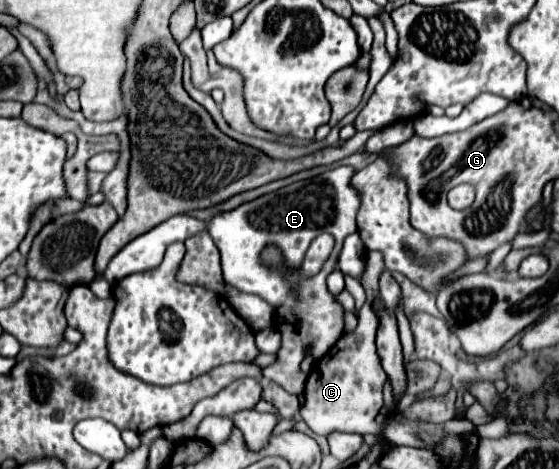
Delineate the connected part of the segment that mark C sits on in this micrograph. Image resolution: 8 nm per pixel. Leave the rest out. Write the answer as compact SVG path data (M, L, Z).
M367 253L365 255L365 275L361 275L361 285L369 295L365 305L357 311L357 327L337 339L337 343L347 343L347 351L351 351L353 359L347 359L347 351L337 351L333 348L325 357L317 359L313 363L313 369L308 374L301 403L301 419L309 425L309 429L317 435L327 436L331 431L345 431L345 433L373 433L379 429L375 423L375 417L381 409L383 397L383 385L387 381L387 375L381 367L377 349L375 349L375 333L379 327L379 315L373 309L373 303L377 301L377 277L385 269L383 255L381 253Z

